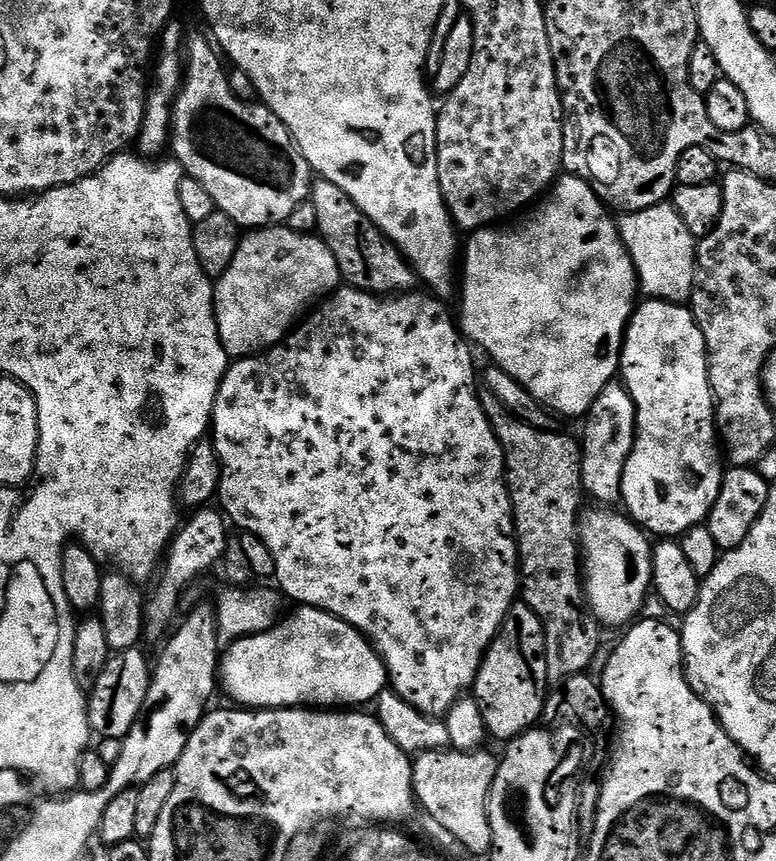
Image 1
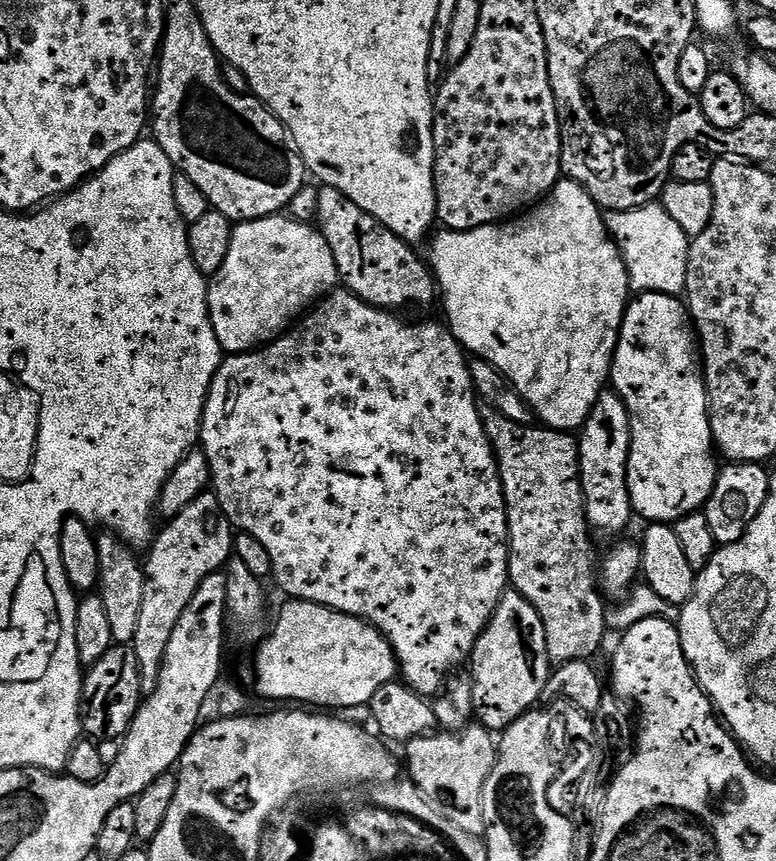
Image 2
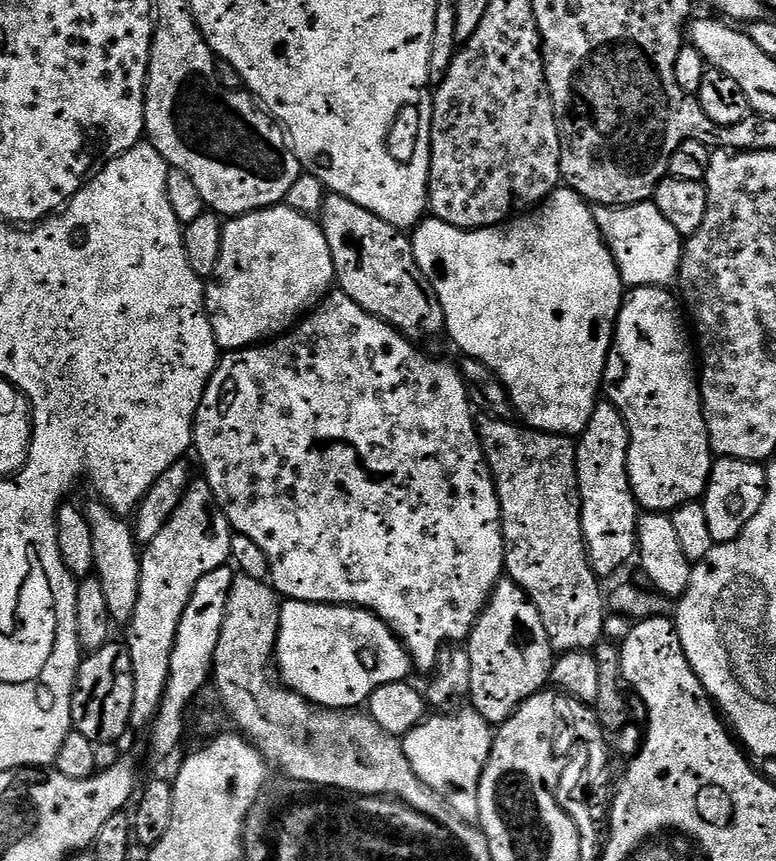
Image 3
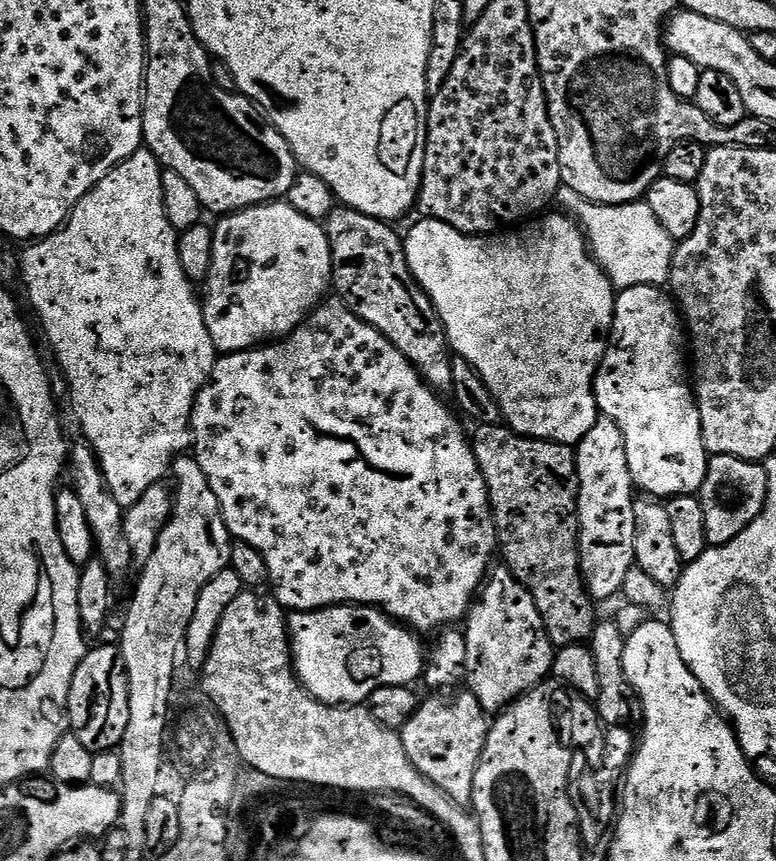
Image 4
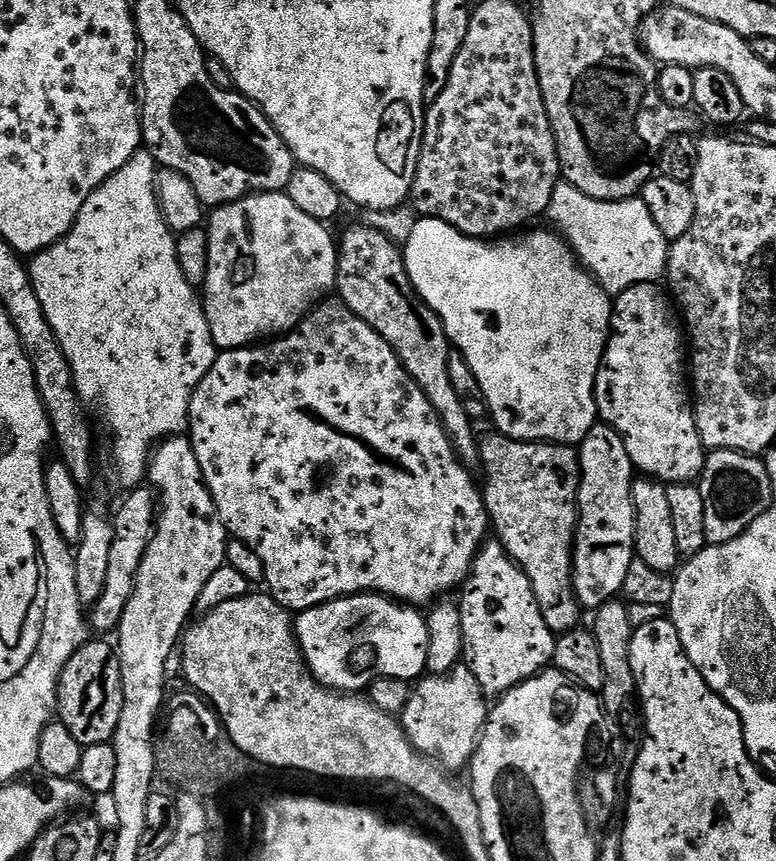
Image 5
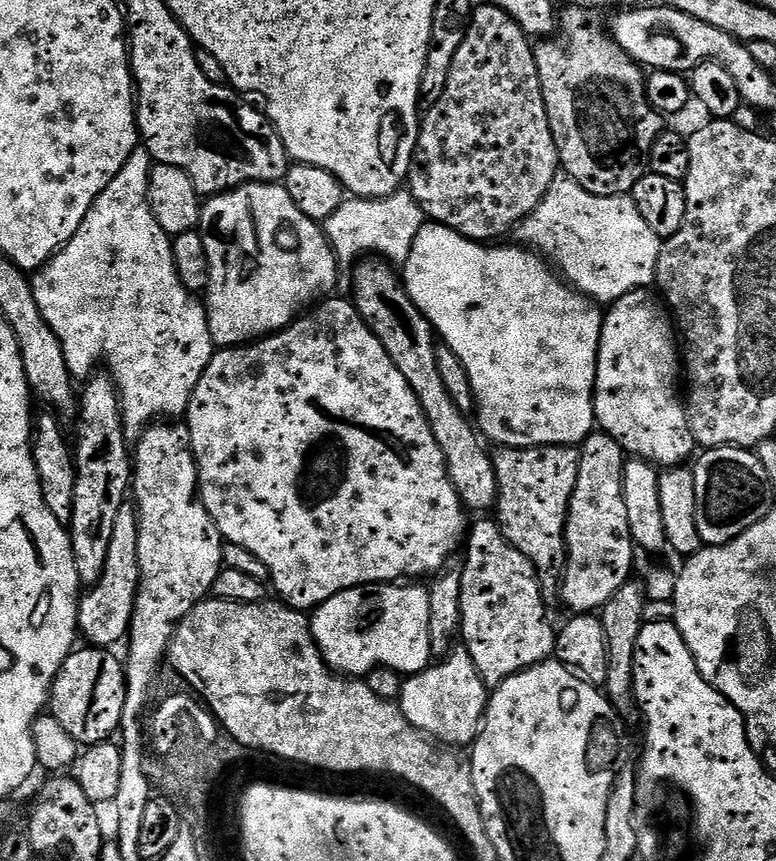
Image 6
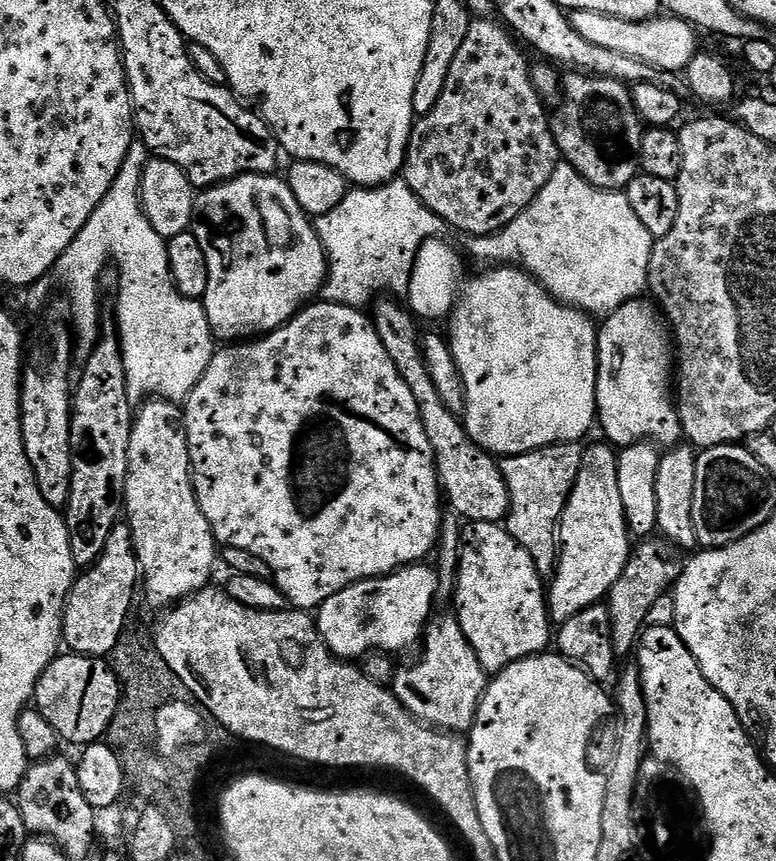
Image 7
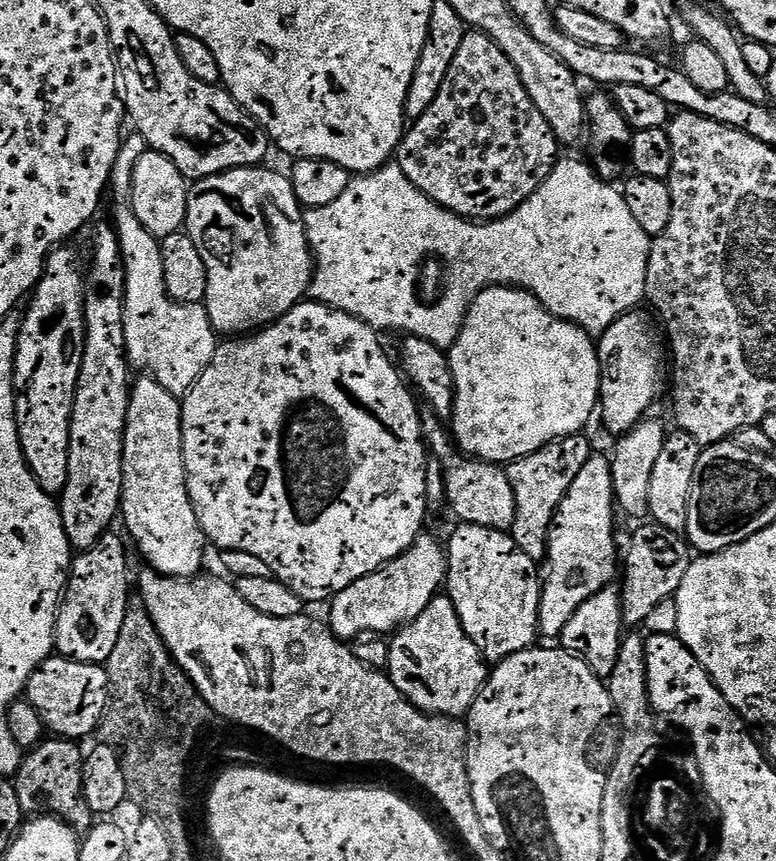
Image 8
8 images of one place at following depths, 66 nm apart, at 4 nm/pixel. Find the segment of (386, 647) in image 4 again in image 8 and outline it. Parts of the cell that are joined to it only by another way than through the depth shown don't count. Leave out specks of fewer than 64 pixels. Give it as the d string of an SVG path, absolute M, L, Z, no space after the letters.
M421 538L405 550L403 556L394 558L378 572L351 584L346 590L332 597L330 627L338 637L355 638L367 632L387 633L387 628L399 630L407 621L418 618L429 601L446 584L446 548L436 540Z

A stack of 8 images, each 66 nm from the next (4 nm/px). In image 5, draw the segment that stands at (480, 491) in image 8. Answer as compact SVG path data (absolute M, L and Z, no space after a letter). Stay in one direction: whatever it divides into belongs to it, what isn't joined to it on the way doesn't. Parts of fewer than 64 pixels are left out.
M364 222L346 229L344 237L339 237L338 240L335 291L340 292L339 299L352 313L358 318L362 318L362 322L370 325L391 346L404 369L410 374L412 381L422 390L422 394L426 394L426 398L438 414L446 434L452 439L452 446L455 448L457 456L464 461L465 465L475 465L480 458L478 432L472 429L475 428L474 422L466 414L466 406L462 402L462 398L458 398L458 392L454 390L454 386L450 382L448 335L438 314L434 310L430 310L430 306L426 306L426 302L414 290L412 276L406 274L401 245L397 241L391 240L386 234L382 234L377 228L369 228Z

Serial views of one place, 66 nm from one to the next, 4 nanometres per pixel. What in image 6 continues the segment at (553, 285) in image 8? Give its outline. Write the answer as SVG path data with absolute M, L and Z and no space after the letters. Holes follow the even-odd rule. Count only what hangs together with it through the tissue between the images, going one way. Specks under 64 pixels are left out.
M558 174L554 182L550 182L546 198L542 198L542 202L538 202L536 209L519 225L519 232L521 245L535 250L545 258L551 258L554 264L556 259L555 267L559 275L597 305L611 306L618 298L634 290L651 289L655 285L662 241L658 234L654 234L654 230L650 230L650 226L646 226L642 214L638 214L638 206L634 206L631 195L595 196L590 194L590 190L582 190L582 186L574 182L574 178ZM407 190L395 192L393 196L383 196L377 200L367 198L348 198L345 199L342 206L326 221L323 221L322 227L327 235L332 249L336 251L336 259L341 265L355 265L361 258L371 254L376 258L383 258L393 265L403 265L408 255L412 253L414 238L420 236L420 229L425 227L426 217L421 210L419 202L415 200L412 193Z

